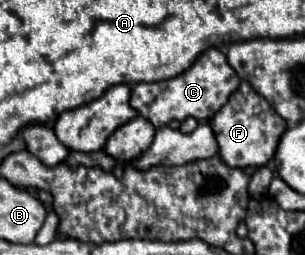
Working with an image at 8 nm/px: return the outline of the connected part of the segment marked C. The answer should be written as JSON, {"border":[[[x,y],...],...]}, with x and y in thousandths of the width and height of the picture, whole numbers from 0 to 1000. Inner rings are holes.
{"border":[[[682,188],[610,282],[551,314],[551,353],[544,322],[439,329],[426,416],[479,455],[505,486],[505,502],[531,502],[557,471],[603,471],[616,455],[643,471],[689,471],[748,400],[754,369],[780,353],[787,322],[793,306],[748,251],[741,212],[715,188]]]}

